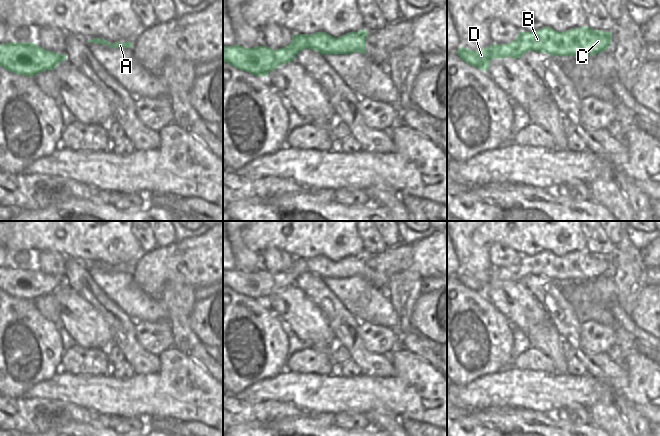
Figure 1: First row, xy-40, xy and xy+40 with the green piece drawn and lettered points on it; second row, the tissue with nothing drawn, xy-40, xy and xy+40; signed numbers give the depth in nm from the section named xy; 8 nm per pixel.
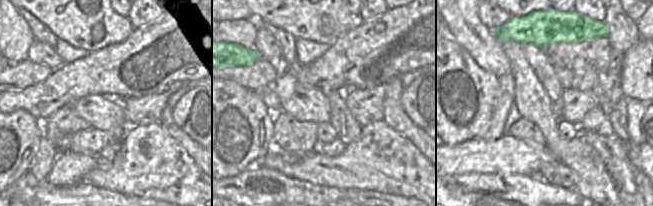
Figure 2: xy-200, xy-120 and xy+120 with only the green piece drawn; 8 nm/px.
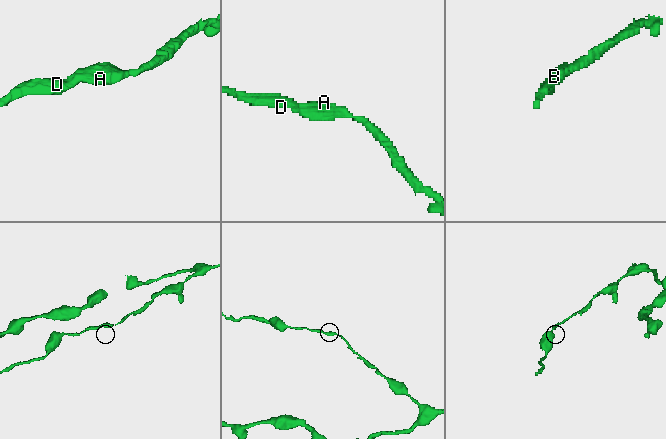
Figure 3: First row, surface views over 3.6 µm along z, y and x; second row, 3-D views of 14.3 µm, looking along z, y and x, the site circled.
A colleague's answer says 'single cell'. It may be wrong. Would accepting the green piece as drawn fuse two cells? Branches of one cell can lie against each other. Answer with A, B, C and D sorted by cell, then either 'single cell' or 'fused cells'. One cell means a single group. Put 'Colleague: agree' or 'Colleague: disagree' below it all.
A B C D; single cell
Colleague: agree

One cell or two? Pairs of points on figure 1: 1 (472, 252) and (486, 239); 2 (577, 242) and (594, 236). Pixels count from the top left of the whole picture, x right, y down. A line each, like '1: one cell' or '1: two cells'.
1: two cells
2: two cells

